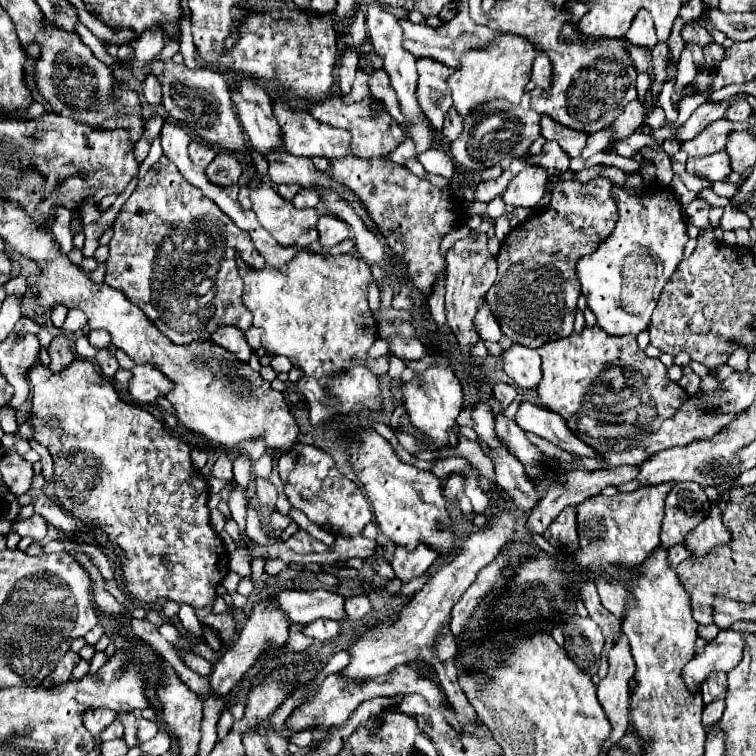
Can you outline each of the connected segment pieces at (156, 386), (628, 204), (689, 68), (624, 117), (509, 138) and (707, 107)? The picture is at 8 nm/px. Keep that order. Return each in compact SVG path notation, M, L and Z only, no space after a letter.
M133 366L133 376L129 380L129 394L133 400L141 404L155 404L159 396L163 396L167 390L171 390L171 382L155 370L155 366Z
M615 184L611 188L611 198L619 208L617 226L593 254L577 260L577 280L581 282L581 292L587 298L587 308L595 314L599 328L613 336L639 334L641 330L647 330L661 290L655 290L655 294L651 294L651 306L631 304L629 312L623 310L623 302L619 302L619 290L623 290L623 274L619 274L619 270L623 270L623 258L627 258L627 254L643 254L651 258L651 262L655 262L655 282L659 282L659 286L665 286L683 258L683 248L689 240L685 232L687 226L683 220L681 204L667 188L651 188L639 196L629 196L623 186Z
M683 50L681 54L681 60L679 60L679 68L677 68L677 78L675 78L675 88L673 88L673 94L671 94L671 104L673 108L677 110L679 106L679 92L697 76L697 68L693 66L693 56L689 50Z
M633 100L633 102L627 104L627 108L623 110L623 114L611 124L613 142L625 140L625 138L631 136L641 124L643 124L643 106L639 104L639 100Z
M529 94L523 96L521 104L509 104L507 100L493 100L491 104L493 104L493 108L491 108L491 114L487 114L487 116L493 116L493 118L467 118L461 136L451 142L453 160L467 172L481 172L485 168L491 168L501 158L521 158L521 156L527 156L529 154L529 146L533 144L533 140L539 138L539 118L541 116L535 114L535 110L531 110Z
M723 100L723 102L705 102L701 104L693 114L691 118L677 128L673 140L677 142L687 142L691 138L695 138L699 132L703 132L711 122L723 118L723 110L727 110L729 106L729 100Z

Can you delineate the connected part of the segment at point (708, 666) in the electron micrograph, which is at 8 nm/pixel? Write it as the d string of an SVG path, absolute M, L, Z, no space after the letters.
M721 630L701 654L695 654L681 670L681 676L687 684L689 692L697 692L701 682L707 678L709 672L717 670L733 670L739 664L743 652L743 636L741 632Z

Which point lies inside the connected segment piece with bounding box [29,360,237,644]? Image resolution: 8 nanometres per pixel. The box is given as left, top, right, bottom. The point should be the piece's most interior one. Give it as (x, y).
(116, 467)

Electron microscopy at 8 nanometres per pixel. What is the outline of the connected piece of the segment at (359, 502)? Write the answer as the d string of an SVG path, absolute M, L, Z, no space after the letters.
M295 444L291 450L283 452L277 460L279 476L283 482L283 492L293 508L299 508L307 514L311 522L317 526L331 524L333 534L337 536L357 536L361 534L363 526L371 522L371 506L363 492L353 484L349 478L345 478L337 468L329 454L315 446Z

